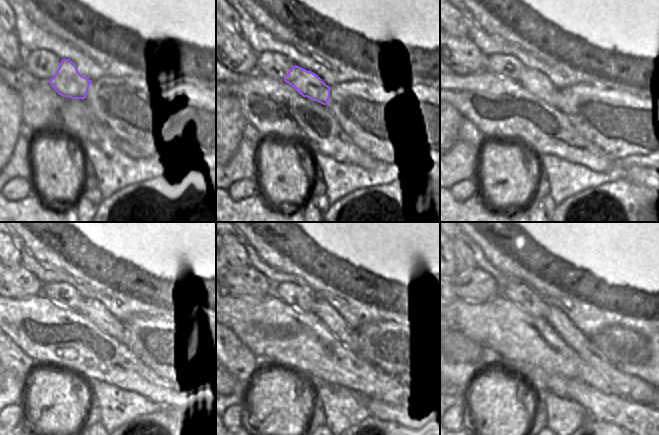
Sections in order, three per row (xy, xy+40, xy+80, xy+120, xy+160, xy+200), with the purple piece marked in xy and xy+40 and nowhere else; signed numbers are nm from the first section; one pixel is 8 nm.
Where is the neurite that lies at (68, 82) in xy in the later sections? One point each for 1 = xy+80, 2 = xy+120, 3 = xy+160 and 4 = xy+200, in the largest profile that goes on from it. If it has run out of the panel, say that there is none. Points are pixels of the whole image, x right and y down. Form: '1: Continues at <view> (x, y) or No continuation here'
1: Continues at xy+80 (537, 83)
2: Continues at xy+120 (94, 310)
3: Continues at xy+160 (346, 334)
4: Continues at xy+200 (635, 389)

